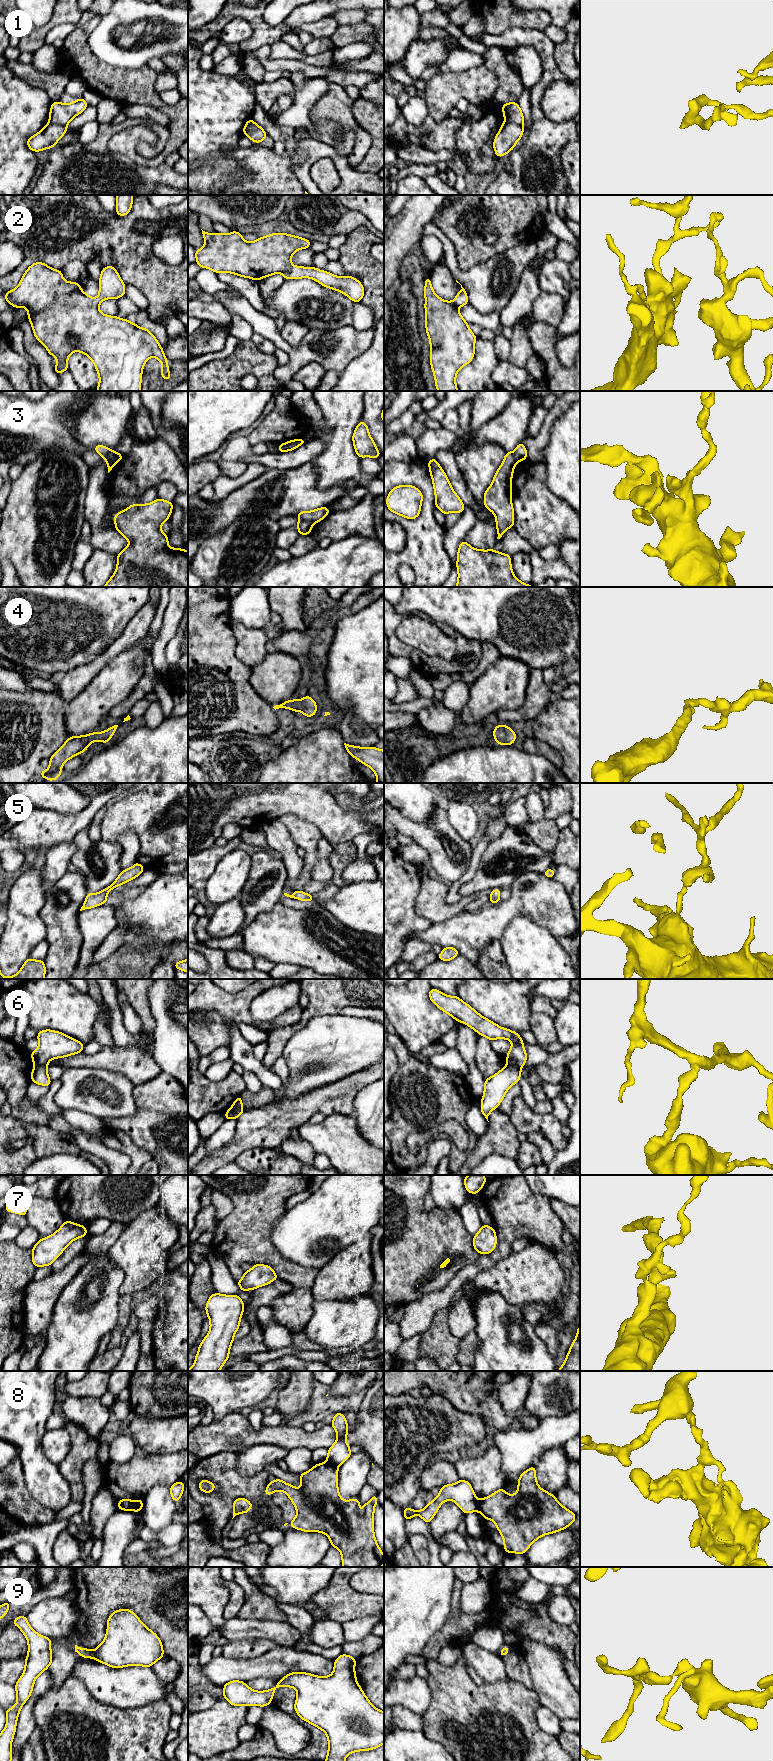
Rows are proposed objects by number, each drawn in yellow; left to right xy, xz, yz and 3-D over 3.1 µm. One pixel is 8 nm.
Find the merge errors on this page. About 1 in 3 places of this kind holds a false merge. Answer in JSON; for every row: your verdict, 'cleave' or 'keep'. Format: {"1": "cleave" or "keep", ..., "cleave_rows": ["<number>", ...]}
{"1": "cleave", "2": "keep", "3": "cleave", "4": "keep", "5": "keep", "6": "cleave", "7": "keep", "8": "cleave", "9": "keep", "cleave_rows": ["1", "3", "6", "8"]}

